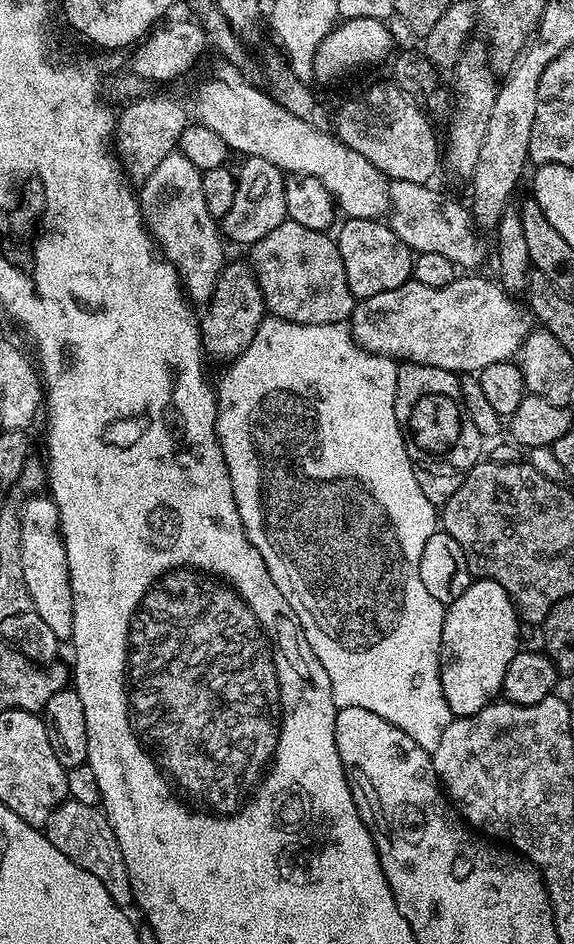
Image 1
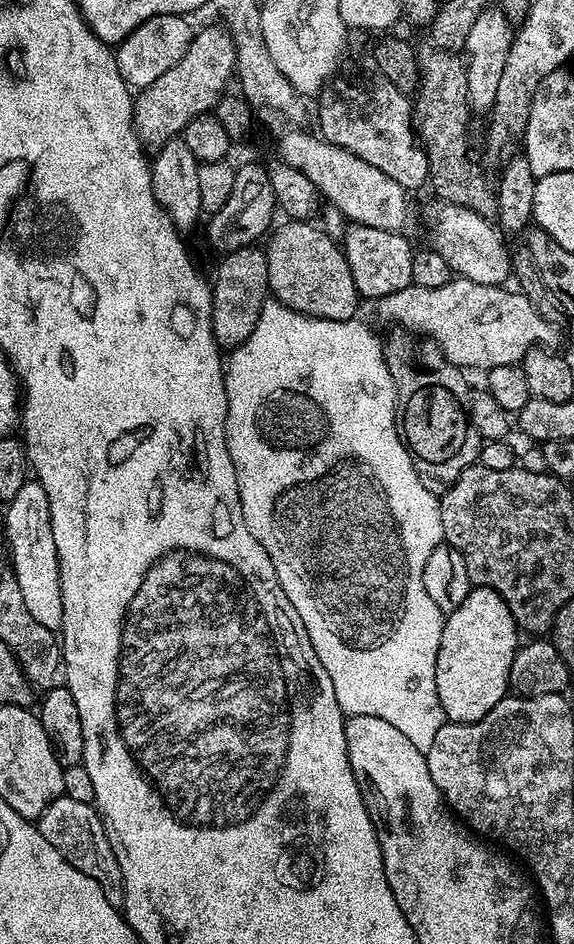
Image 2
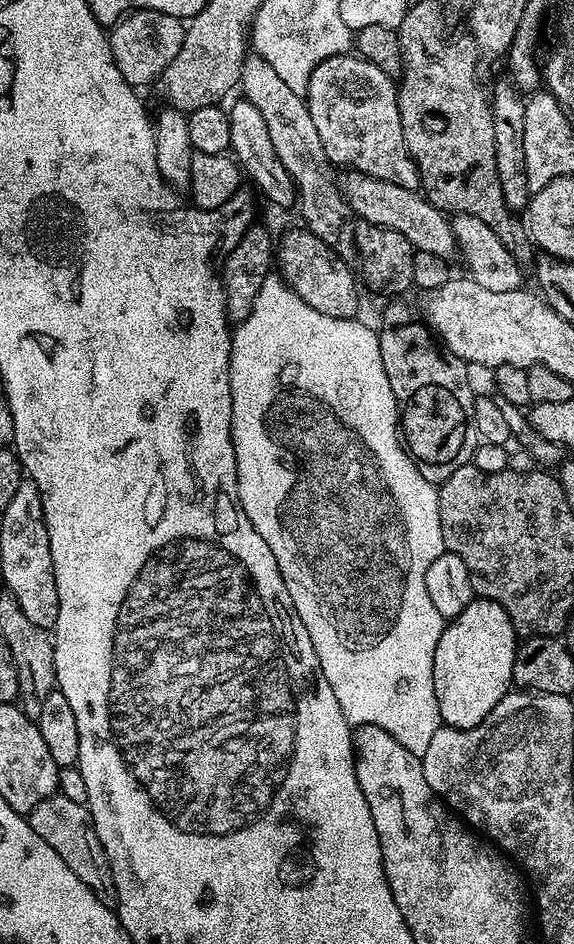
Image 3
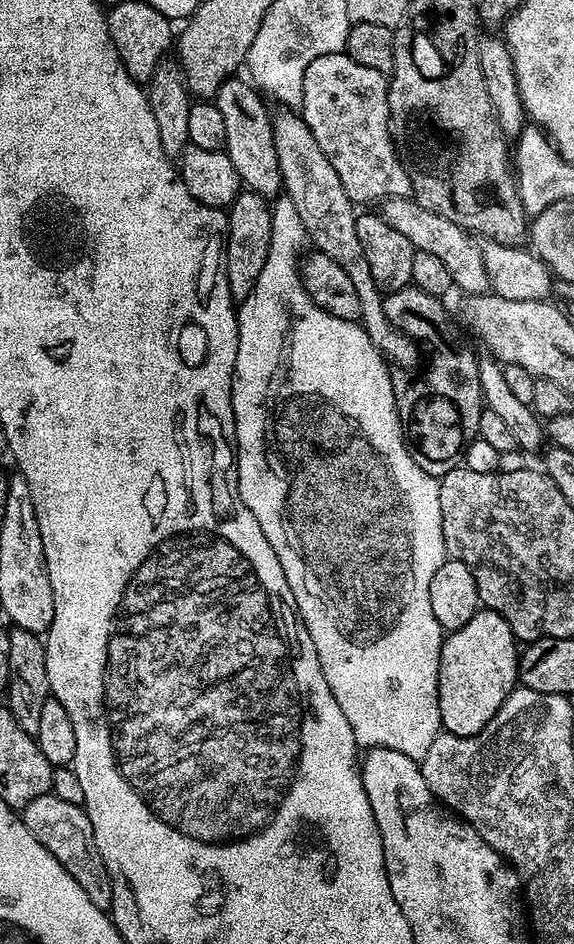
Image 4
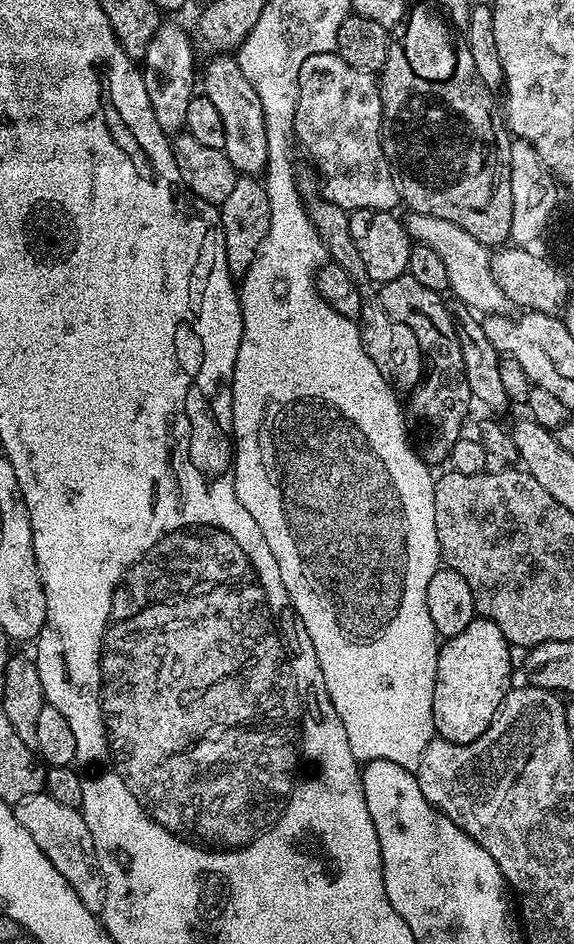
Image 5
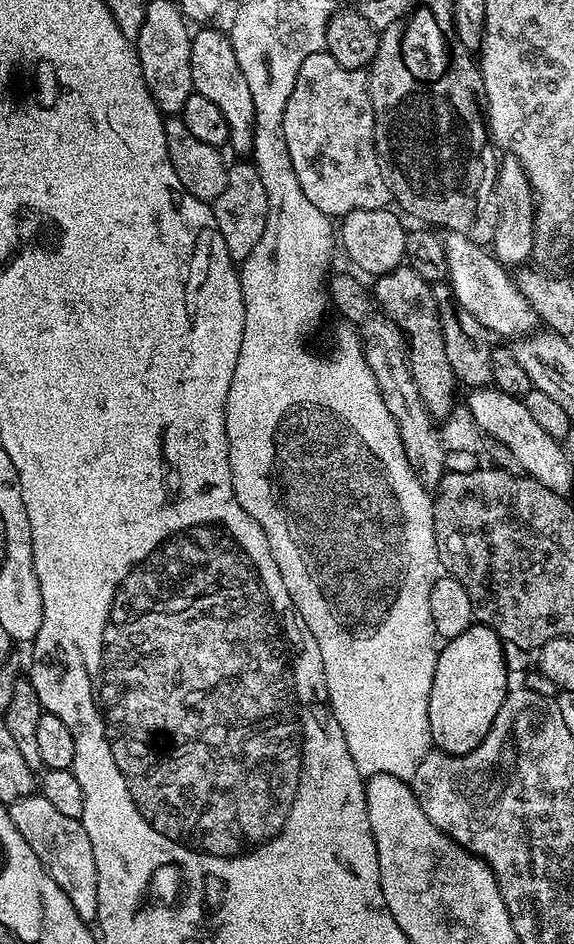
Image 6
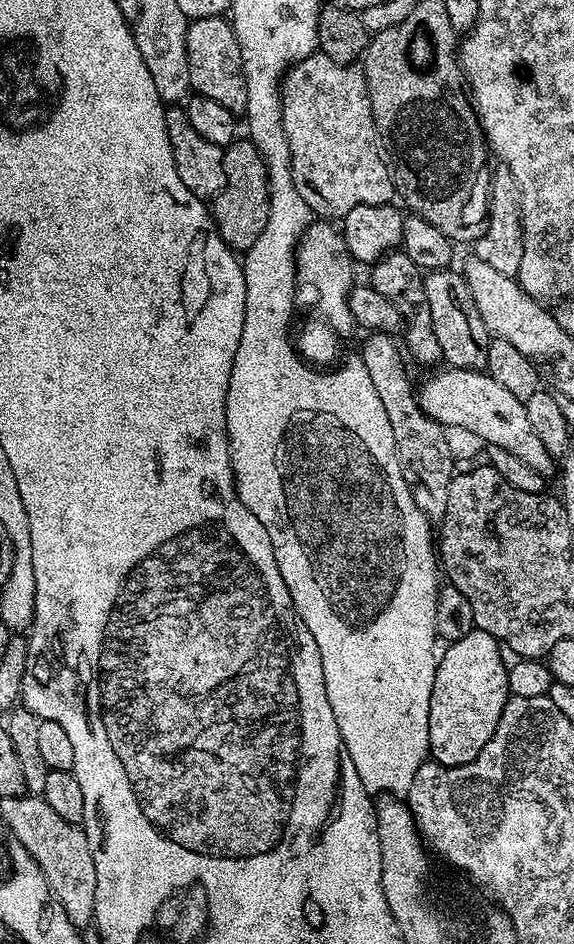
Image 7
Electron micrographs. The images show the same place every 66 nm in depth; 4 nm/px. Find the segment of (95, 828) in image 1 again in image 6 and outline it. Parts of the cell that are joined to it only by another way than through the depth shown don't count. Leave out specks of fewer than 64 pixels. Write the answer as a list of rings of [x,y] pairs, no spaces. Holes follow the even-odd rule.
[[[33,794],[15,800],[7,805],[6,814],[12,819],[12,827],[26,842],[30,842],[30,850],[38,854],[44,871],[62,886],[62,894],[70,898],[70,906],[78,910],[78,918],[86,922],[95,921],[98,914],[98,866],[94,866],[94,850],[90,846],[90,838],[86,838],[86,830],[79,820],[60,813],[46,798]]]

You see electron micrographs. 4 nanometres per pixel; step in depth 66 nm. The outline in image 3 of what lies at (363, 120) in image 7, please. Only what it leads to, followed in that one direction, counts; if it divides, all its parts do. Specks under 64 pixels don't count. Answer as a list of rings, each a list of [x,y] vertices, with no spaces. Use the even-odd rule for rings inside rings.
[[[345,54],[331,56],[314,66],[308,79],[306,99],[310,118],[318,130],[318,138],[322,138],[324,153],[333,165],[341,164],[341,169],[361,172],[379,180],[394,182],[403,188],[416,190],[420,188],[420,175],[402,138],[402,118],[398,114],[397,91],[397,81],[382,74],[382,70],[378,70],[374,62],[363,60],[358,54]]]

